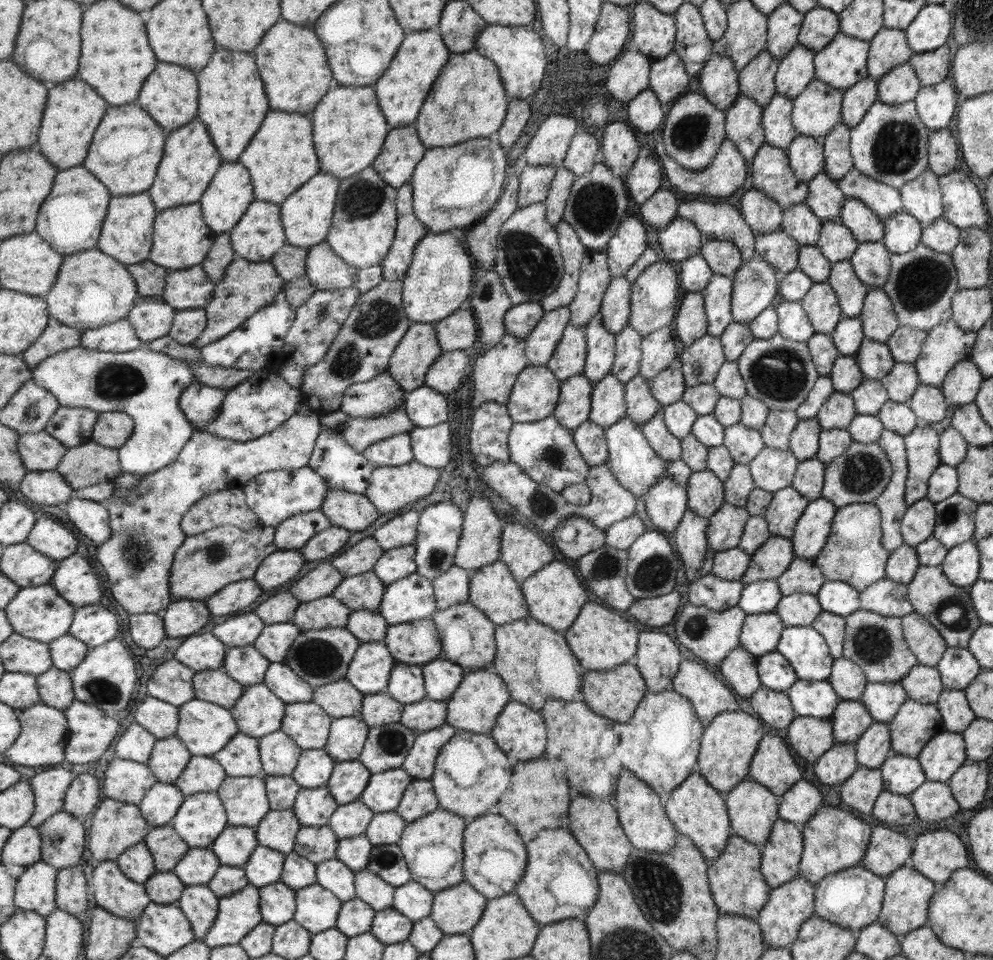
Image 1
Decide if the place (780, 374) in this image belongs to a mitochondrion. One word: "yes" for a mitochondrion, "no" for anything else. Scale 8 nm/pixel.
yes

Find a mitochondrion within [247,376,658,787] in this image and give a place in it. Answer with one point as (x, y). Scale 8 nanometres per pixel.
(317, 658)

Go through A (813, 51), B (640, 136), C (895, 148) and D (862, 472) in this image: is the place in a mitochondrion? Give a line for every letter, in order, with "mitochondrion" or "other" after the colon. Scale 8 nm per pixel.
A: other
B: other
C: mitochondrion
D: mitochondrion

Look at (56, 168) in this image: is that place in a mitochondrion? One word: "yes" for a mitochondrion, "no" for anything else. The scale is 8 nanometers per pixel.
no

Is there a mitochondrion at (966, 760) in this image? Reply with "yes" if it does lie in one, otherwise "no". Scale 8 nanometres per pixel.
no

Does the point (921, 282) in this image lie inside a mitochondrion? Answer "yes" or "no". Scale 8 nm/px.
yes

